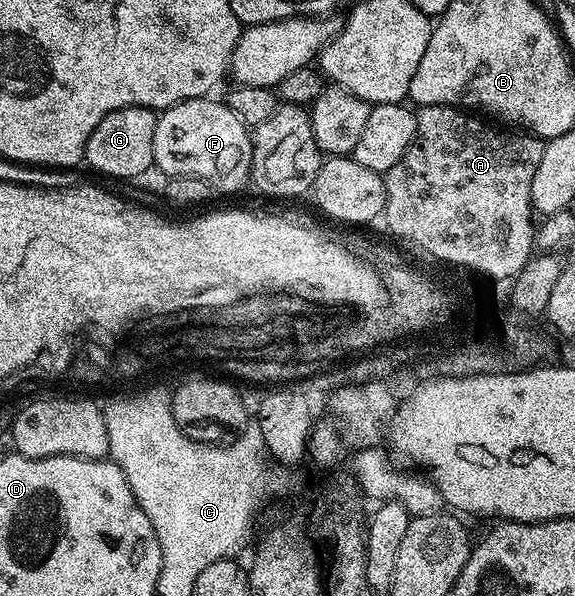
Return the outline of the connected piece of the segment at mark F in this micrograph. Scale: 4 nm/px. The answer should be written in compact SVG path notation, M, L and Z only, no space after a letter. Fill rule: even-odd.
M204 96L202 98L190 98L188 102L178 102L176 106L169 106L162 111L157 117L157 132L153 132L153 156L155 157L154 165L159 166L159 170L166 176L171 178L200 178L211 185L212 191L223 194L231 194L234 190L239 190L243 185L248 185L251 176L251 134L246 122L243 122L238 116L233 113L222 101L210 102L210 97Z

